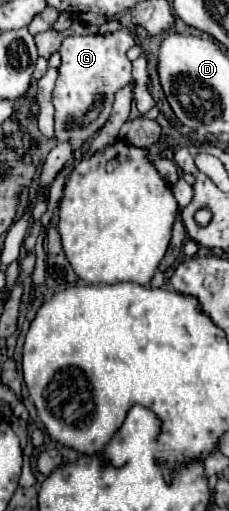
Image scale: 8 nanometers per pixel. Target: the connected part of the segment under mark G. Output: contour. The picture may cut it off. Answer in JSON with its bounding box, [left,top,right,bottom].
[53,30,135,148]

